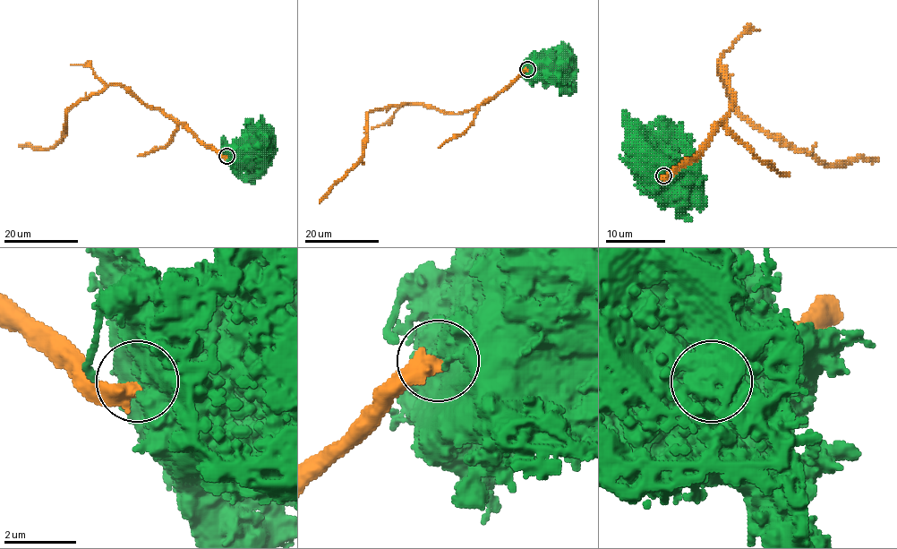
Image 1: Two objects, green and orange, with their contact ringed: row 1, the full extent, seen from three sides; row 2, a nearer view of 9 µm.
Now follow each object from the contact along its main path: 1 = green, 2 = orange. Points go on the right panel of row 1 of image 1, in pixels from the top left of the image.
1: (663, 175), (665, 150), (659, 153), (657, 158)
2: (665, 175), (706, 144), (729, 115), (735, 95), (720, 62), (729, 99), (769, 133), (824, 163), (877, 160)

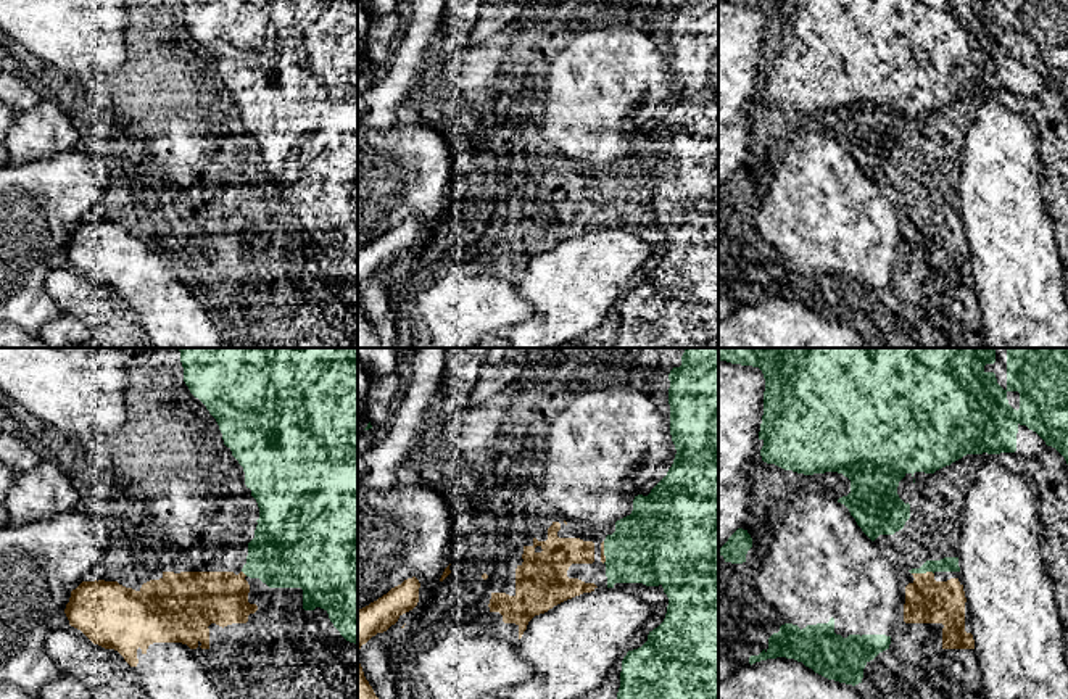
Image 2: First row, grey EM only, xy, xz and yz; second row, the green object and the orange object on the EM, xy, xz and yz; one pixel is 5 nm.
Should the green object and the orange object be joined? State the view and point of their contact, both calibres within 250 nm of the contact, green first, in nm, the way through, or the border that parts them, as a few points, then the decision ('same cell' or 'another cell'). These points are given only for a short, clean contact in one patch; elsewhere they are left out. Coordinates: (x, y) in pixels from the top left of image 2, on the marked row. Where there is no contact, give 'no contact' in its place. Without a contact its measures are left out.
yz (922, 572) | 80/220 nm | along yz (933, 572), (912, 574) | another cell

